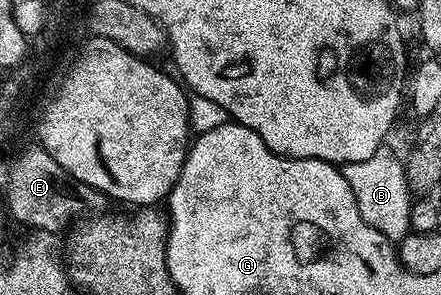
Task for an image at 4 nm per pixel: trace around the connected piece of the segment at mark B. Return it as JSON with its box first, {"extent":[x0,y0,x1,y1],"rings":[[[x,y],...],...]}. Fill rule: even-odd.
{"extent":[342,147,414,243],"rings":[[[382,147],[370,155],[370,159],[362,159],[358,163],[343,166],[342,172],[346,183],[350,183],[350,191],[354,191],[354,199],[358,203],[358,211],[370,227],[382,231],[393,243],[398,243],[406,234],[412,232],[410,223],[410,207],[414,195],[408,188],[405,162],[394,150]]]}

